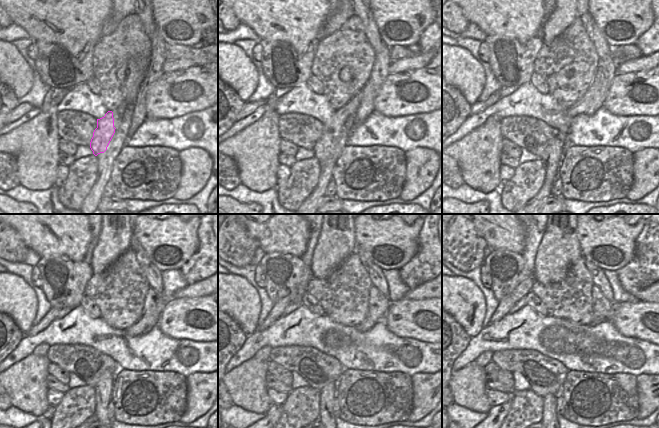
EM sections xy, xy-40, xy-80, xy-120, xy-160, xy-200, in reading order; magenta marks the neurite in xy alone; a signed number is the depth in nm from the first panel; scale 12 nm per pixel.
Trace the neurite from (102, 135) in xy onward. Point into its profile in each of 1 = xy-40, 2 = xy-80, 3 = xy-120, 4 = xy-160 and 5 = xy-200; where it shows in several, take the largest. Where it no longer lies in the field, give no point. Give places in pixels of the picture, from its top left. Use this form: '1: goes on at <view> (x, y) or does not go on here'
1: goes on at xy-40 (322, 149)
2: goes on at xy-80 (552, 155)
3: goes on at xy-120 (104, 386)
4: goes on at xy-160 (326, 396)
5: goes on at xy-200 (549, 417)

